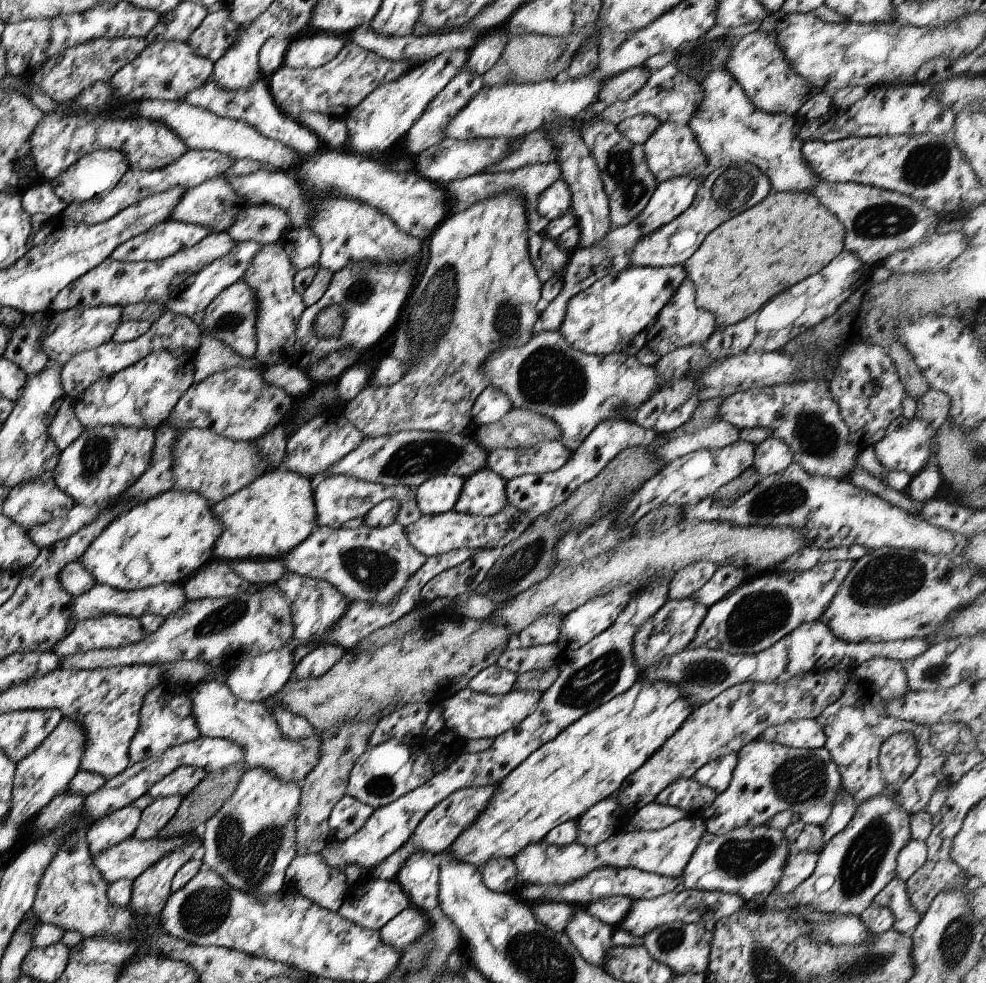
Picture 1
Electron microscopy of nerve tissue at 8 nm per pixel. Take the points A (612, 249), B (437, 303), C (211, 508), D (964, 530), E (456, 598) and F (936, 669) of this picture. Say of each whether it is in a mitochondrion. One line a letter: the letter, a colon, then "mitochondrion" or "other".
A: mitochondrion
B: mitochondrion
C: other
D: other
E: other
F: mitochondrion

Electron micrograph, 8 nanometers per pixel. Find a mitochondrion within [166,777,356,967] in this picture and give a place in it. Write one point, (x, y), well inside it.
(249, 856)

